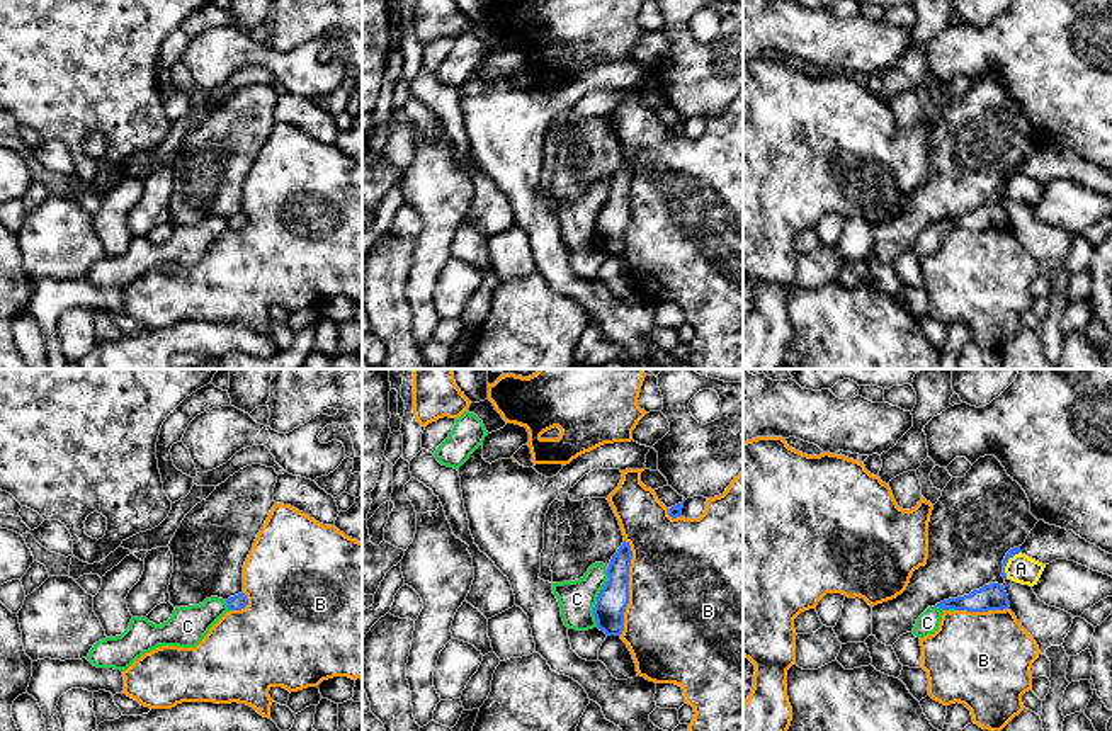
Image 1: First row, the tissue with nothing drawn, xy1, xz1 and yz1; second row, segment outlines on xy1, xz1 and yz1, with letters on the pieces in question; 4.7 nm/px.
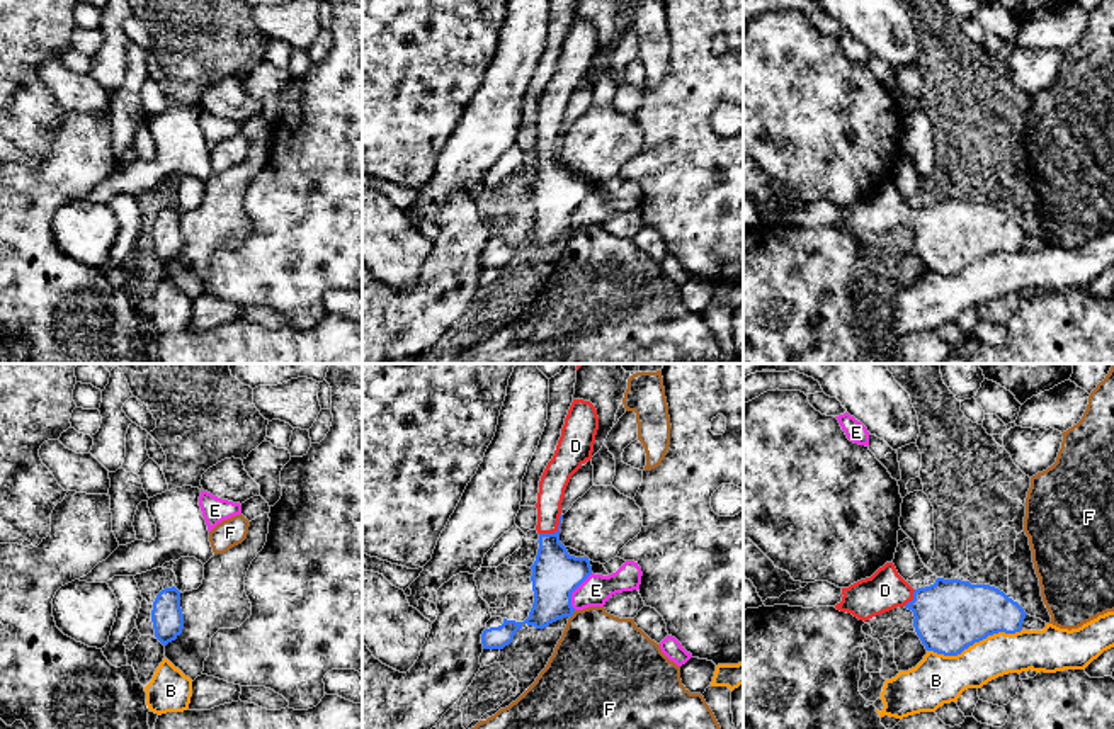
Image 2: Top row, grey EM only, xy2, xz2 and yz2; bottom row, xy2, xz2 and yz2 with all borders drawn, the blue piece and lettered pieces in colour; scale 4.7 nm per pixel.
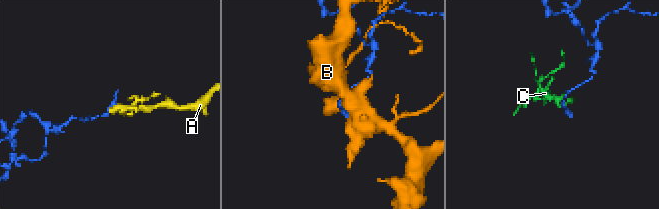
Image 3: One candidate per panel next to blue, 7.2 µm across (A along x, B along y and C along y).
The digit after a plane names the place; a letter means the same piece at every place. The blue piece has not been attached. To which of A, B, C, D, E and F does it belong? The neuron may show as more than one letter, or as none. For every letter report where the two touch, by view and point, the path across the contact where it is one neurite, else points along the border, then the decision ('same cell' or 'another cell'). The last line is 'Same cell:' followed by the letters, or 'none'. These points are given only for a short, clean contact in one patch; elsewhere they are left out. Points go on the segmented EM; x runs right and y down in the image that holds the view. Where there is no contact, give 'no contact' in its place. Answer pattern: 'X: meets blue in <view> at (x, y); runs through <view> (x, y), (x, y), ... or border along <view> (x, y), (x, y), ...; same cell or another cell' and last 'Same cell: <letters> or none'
A: meets blue in yz1 at (1007, 561); another cell
B: meets blue in xz1 at (628, 587); another cell
C: meets blue in xz1 at (597, 597); border along xz1 (607, 568), (607, 582), (594, 609), (595, 626); another cell
D: meets blue in xz2 at (555, 532); runs through xz2 (556, 575), (553, 568), (555, 532), (555, 480); same cell
E: meets blue in xz2 at (574, 590); border along xz2 (592, 573), (572, 593), (574, 609); another cell
F: meets blue in xz2 at (572, 614); another cell
Same cell: D

